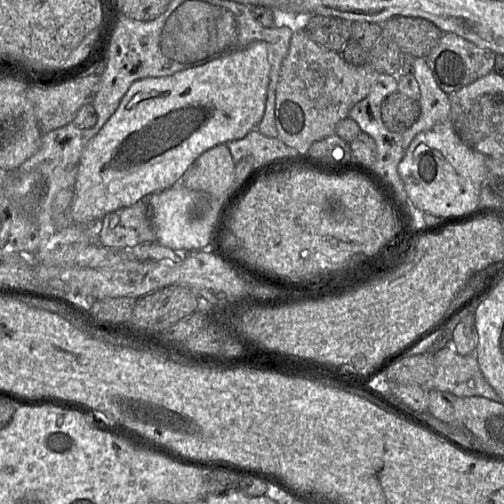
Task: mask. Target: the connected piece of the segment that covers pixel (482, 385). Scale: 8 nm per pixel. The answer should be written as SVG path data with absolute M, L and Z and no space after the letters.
M444 347L434 354L435 376L427 384L421 385L426 390L437 389L449 392L457 397L480 396L495 402L501 402L500 396L483 376L477 358L472 355L462 356Z

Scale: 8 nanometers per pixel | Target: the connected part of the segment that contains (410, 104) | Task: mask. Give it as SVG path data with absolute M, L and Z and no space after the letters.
M396 91L388 95L381 104L381 118L386 128L403 134L419 118L420 104L417 100Z

